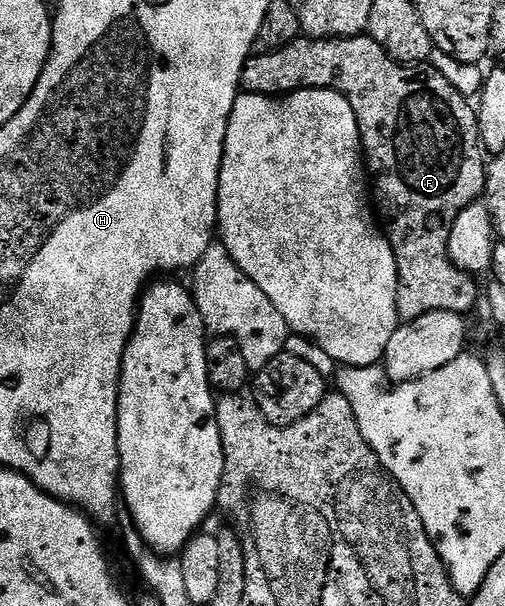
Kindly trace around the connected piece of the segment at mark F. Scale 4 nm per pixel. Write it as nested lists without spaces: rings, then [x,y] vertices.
[[[366,33],[364,35],[352,35],[351,37],[347,37],[346,39],[310,39],[308,37],[302,37],[300,39],[296,39],[295,42],[287,44],[285,47],[280,47],[279,49],[275,49],[274,51],[261,51],[260,53],[250,54],[249,60],[245,63],[245,68],[243,69],[243,73],[241,74],[241,85],[242,88],[248,94],[251,95],[271,95],[274,97],[280,96],[282,93],[292,93],[294,91],[299,91],[302,89],[308,89],[311,91],[337,91],[347,102],[351,105],[353,112],[357,117],[357,124],[361,129],[361,146],[363,148],[363,158],[367,164],[368,174],[371,176],[371,191],[375,196],[375,207],[379,212],[380,218],[384,220],[386,219],[389,222],[389,227],[387,226],[387,238],[389,243],[393,246],[393,252],[395,253],[395,261],[397,262],[397,313],[398,316],[402,320],[408,321],[410,319],[418,319],[419,317],[423,317],[427,313],[435,313],[436,311],[450,311],[451,313],[455,313],[456,315],[465,315],[469,313],[469,310],[472,309],[473,306],[477,303],[477,283],[478,280],[474,278],[474,276],[470,275],[469,272],[463,270],[461,267],[457,267],[453,263],[453,259],[449,255],[449,230],[451,229],[451,225],[455,221],[455,217],[459,217],[459,213],[463,213],[463,209],[467,209],[467,205],[471,205],[472,203],[478,202],[484,196],[485,193],[485,172],[487,170],[487,155],[481,146],[481,134],[479,133],[479,125],[477,124],[477,112],[475,110],[474,104],[470,102],[466,96],[461,95],[459,89],[455,87],[448,80],[442,72],[439,72],[432,65],[410,65],[407,63],[399,63],[396,59],[392,59],[391,56],[385,52],[383,49],[383,45],[379,45],[379,41],[375,41],[371,38],[371,36]]]

